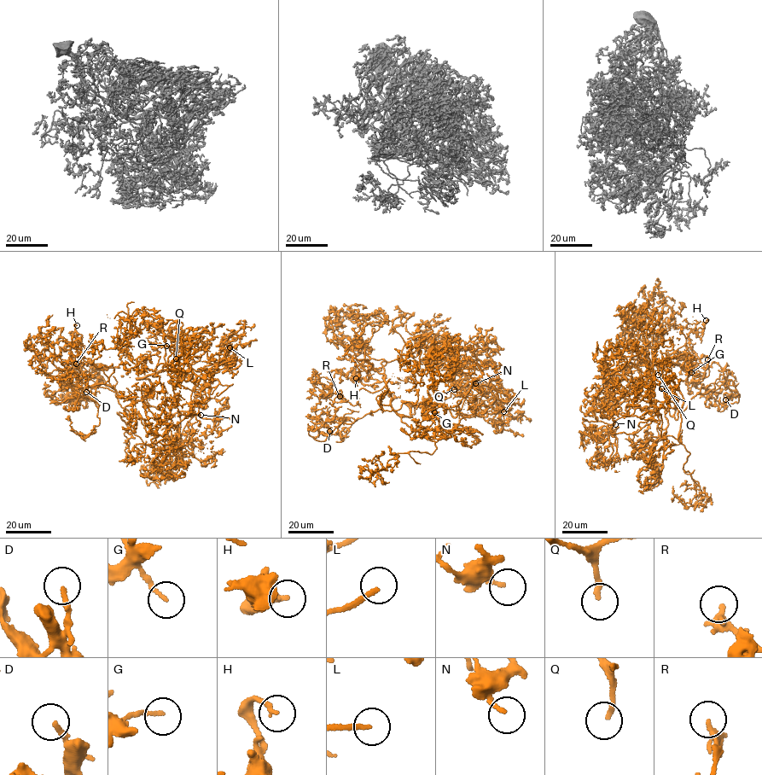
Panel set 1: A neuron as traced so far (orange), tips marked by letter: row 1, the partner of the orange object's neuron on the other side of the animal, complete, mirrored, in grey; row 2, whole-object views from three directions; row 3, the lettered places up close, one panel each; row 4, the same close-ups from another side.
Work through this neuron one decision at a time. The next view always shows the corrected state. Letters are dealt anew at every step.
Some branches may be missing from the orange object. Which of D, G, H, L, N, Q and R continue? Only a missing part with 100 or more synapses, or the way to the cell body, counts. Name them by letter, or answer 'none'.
H, L, Q

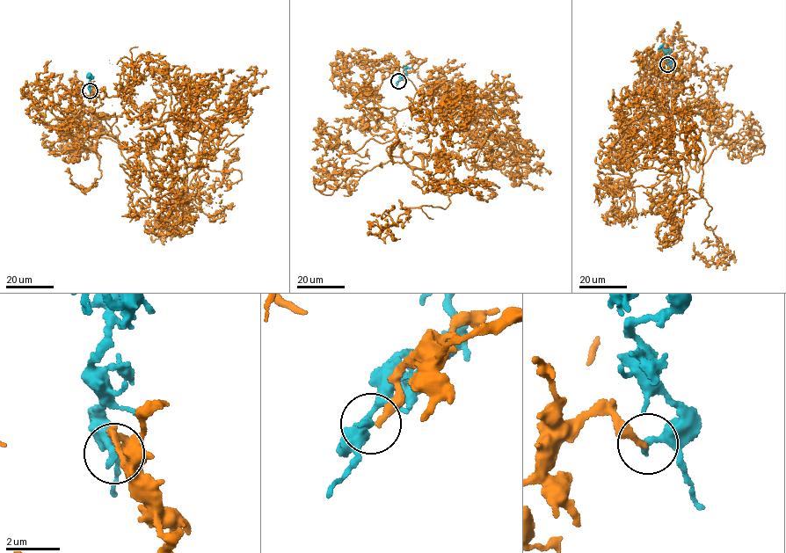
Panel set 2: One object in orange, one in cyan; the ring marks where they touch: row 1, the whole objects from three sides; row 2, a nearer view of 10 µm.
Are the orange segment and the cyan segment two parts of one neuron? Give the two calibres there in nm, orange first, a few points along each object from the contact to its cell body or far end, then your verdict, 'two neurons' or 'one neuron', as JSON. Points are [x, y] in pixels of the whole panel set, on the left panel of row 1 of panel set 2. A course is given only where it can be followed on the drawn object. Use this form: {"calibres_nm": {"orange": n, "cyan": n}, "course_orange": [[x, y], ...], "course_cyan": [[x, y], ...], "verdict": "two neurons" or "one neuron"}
{"calibres_nm": {"orange": 240, "cyan": 360}, "course_orange": [[90, 90], [136, 151], [214, 98], [171, 95], [176, 158], [144, 140], [169, 231], [212, 207]], "course_cyan": [[90, 90], [89, 76], [94, 76]], "verdict": "one neuron"}

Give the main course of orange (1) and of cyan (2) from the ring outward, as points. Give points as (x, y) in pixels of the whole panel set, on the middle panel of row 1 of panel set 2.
1: (399, 81), (411, 105), (379, 112), (407, 163), (500, 166), (461, 82), (433, 134), (481, 149)
2: (398, 81), (402, 75), (404, 76), (405, 69), (412, 67)

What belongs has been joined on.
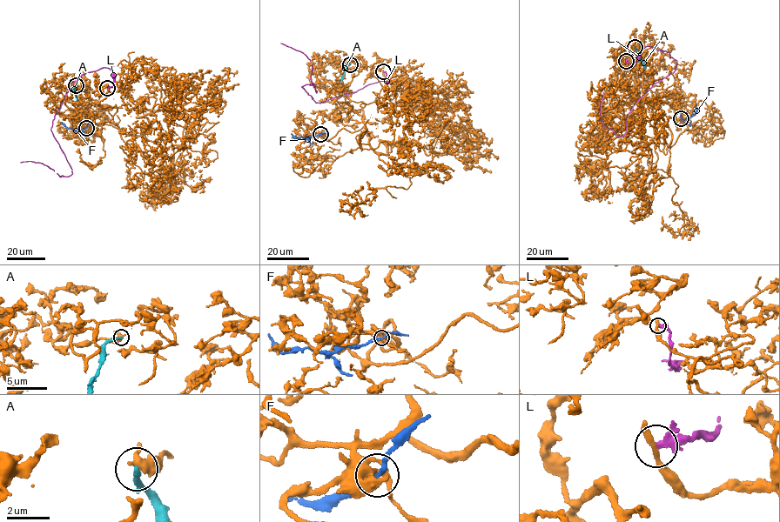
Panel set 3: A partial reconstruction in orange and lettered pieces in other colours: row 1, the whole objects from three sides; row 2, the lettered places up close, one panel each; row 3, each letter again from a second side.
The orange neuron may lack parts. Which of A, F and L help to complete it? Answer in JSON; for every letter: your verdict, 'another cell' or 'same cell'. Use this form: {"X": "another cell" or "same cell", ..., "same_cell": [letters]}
{"A": "another cell", "F": "same cell", "L": "another cell", "same_cell": ["F"]}

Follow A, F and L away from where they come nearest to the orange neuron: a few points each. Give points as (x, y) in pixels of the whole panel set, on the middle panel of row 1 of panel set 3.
A: (350, 64), (345, 67), (339, 83)
F: (320, 134), (295, 138), (291, 133)
L: (383, 71), (387, 83), (316, 103), (301, 86), (313, 84), (316, 92), (311, 61), (280, 43)

